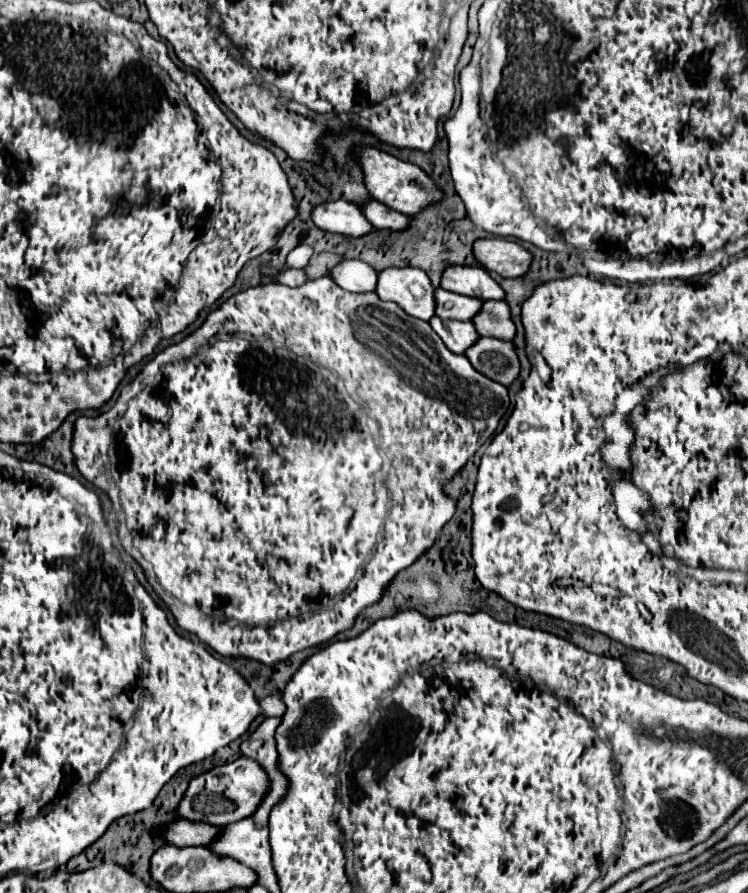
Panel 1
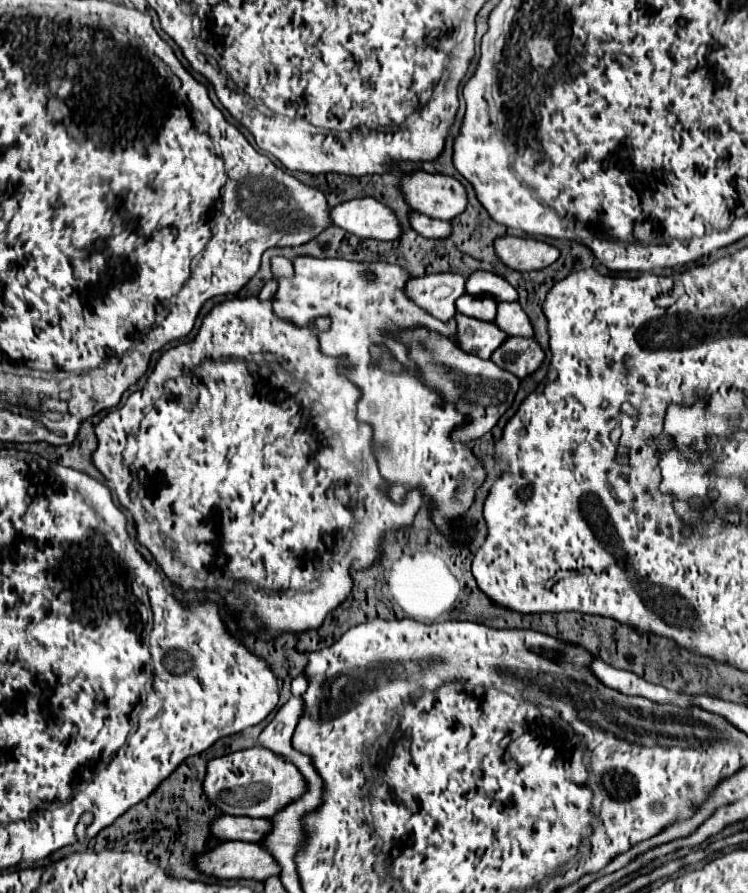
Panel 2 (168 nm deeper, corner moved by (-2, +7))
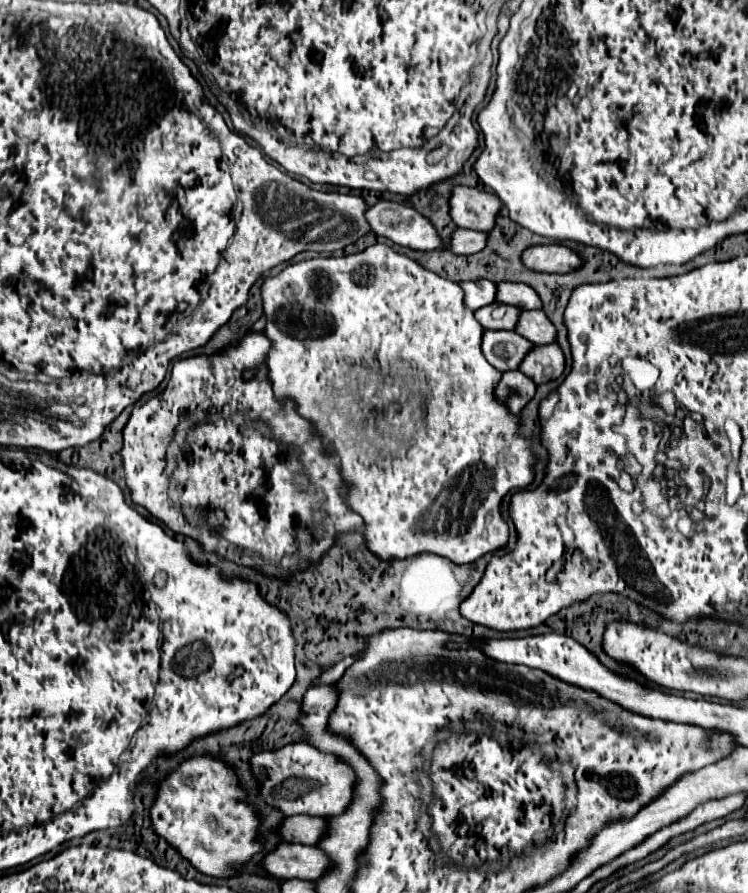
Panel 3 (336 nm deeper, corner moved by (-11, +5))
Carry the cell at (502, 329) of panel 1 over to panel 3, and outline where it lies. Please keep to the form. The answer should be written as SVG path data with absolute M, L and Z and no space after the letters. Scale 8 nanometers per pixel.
M522 309L514 331L534 345L546 345L556 339L556 327L542 309Z

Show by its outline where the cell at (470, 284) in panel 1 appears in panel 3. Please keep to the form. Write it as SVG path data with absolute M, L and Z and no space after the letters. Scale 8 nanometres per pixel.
M502 281L496 283L496 301L514 305L518 309L540 309L540 297L534 289L530 289L526 283L510 283Z

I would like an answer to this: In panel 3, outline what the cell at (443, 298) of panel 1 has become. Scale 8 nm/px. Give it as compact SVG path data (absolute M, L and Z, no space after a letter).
M490 303L486 307L480 307L474 311L476 321L484 329L514 329L514 323L518 321L518 307L510 305L500 305L500 303Z

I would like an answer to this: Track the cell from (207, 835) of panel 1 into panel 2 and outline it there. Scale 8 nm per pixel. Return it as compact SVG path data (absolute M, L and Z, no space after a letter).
M221 815L213 821L211 833L221 839L239 839L239 841L253 841L259 843L265 833L269 833L269 819L253 819L253 817L233 817Z

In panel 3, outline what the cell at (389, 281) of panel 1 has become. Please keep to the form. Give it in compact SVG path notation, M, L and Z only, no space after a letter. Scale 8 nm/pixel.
M480 279L480 281L462 281L460 283L462 291L464 291L464 303L468 309L476 309L476 307L484 307L490 305L490 301L494 301L496 295L496 285L490 283L488 279Z

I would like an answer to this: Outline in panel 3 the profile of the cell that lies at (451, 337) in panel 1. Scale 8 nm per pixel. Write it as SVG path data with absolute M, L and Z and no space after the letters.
M484 331L482 337L482 353L498 371L518 369L530 347L534 345L516 331Z

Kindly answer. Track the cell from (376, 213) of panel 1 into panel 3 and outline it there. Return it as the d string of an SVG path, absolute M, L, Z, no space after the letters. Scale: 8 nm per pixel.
M454 229L452 237L450 237L450 249L456 255L472 255L482 251L486 245L486 235L480 231L472 231L472 229Z

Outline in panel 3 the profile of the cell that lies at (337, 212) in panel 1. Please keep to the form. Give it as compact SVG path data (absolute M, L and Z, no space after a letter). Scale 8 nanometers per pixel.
M380 201L366 211L366 221L374 235L382 235L396 245L418 251L442 247L434 225L412 207L394 201Z

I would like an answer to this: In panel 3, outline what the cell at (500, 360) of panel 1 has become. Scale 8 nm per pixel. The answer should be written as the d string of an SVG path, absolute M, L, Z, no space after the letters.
M556 343L550 345L534 345L526 357L522 359L522 365L518 367L524 375L528 375L536 385L546 383L550 379L556 379L564 371L564 353Z

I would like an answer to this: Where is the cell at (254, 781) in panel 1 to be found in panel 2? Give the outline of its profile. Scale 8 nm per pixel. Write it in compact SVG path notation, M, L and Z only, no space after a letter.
M257 745L225 757L211 759L207 765L205 793L221 813L273 817L277 809L283 809L285 805L289 805L289 801L297 801L297 797L305 793L305 779L291 761L285 761L285 757L281 757L279 753Z

